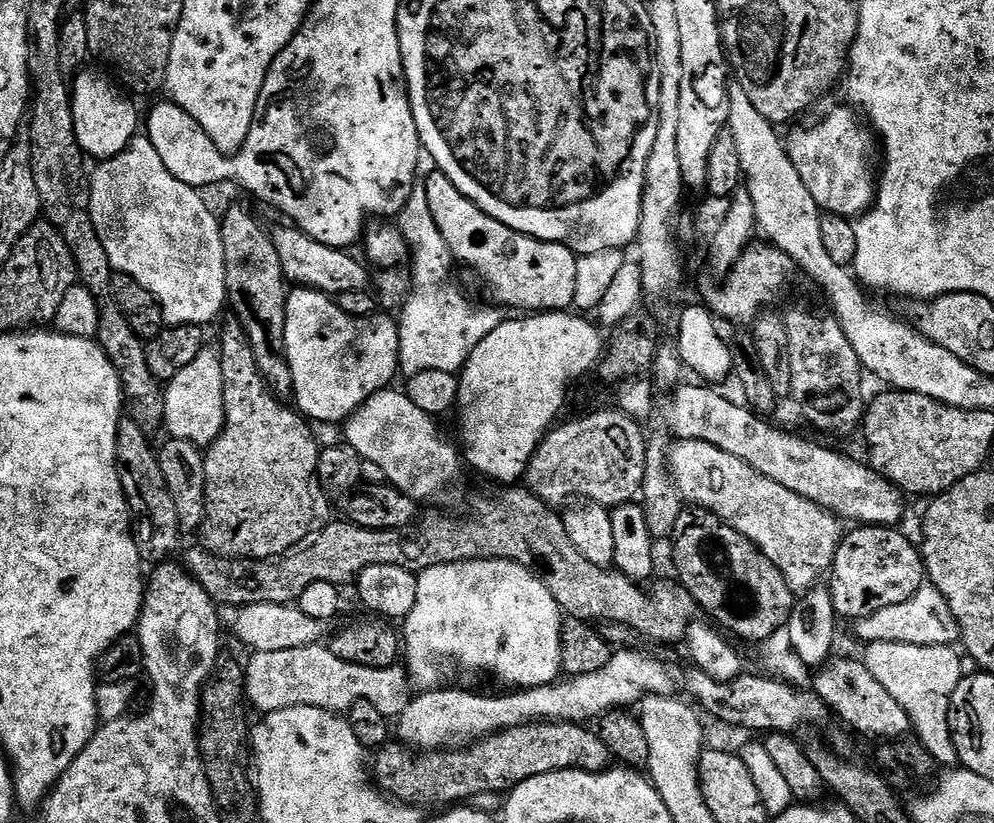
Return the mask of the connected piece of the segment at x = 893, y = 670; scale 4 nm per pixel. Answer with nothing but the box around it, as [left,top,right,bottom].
[862,642,962,766]

